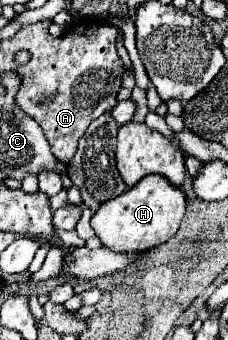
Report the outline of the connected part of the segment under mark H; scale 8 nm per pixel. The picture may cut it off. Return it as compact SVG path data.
M147 175L123 195L105 201L91 219L95 235L105 247L121 253L141 253L169 241L185 215L185 193L161 175Z

